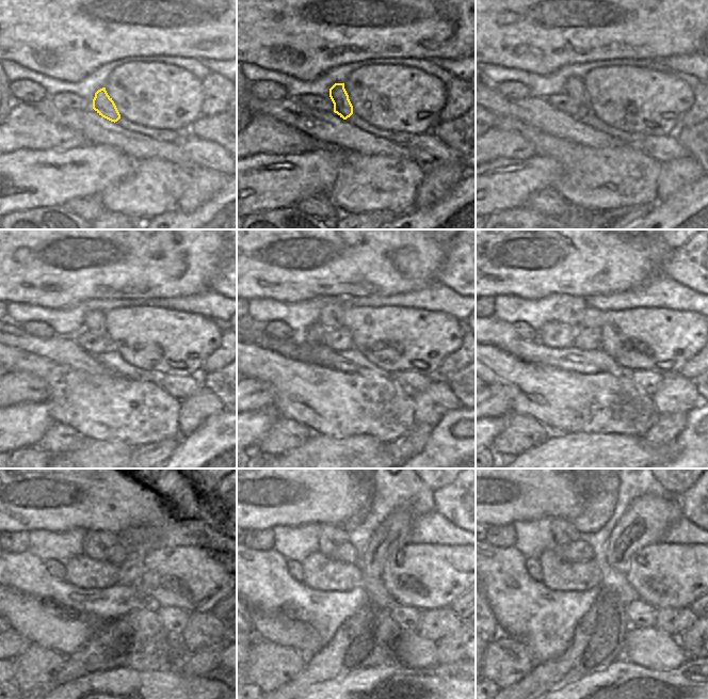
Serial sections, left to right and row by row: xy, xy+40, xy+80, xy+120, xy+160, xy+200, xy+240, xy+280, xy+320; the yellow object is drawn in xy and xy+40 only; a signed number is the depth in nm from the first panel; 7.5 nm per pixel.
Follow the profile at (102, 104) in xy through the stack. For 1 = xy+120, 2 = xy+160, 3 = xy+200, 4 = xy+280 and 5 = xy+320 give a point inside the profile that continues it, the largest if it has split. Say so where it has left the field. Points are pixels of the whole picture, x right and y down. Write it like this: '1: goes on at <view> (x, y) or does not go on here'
1: goes on at xy+120 (94, 321)
2: goes on at xy+160 (332, 316)
3: goes on at xy+200 (572, 313)
4: goes on at xy+280 (331, 537)
5: goes on at xy+320 (563, 531)

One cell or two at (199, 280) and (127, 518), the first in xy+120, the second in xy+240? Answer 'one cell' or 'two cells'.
one cell

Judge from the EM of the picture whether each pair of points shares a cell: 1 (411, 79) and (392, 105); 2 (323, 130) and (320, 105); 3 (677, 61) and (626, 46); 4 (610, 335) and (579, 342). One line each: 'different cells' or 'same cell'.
1: same cell
2: different cells
3: different cells
4: different cells

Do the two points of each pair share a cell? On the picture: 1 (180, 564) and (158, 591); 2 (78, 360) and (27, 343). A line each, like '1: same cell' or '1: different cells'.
1: same cell
2: same cell

